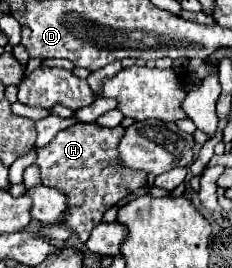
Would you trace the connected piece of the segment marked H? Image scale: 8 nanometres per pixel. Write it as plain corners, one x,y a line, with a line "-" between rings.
96,122
76,124
58,132
44,148
38,148
36,164
42,174
42,184
58,188
68,196
70,214
66,216
64,226
76,230
80,242
88,240
90,232
98,226
108,208
146,184
146,174
142,174
142,170
126,170
124,166
118,166
118,158
114,154
118,154
122,134
124,126
102,128

